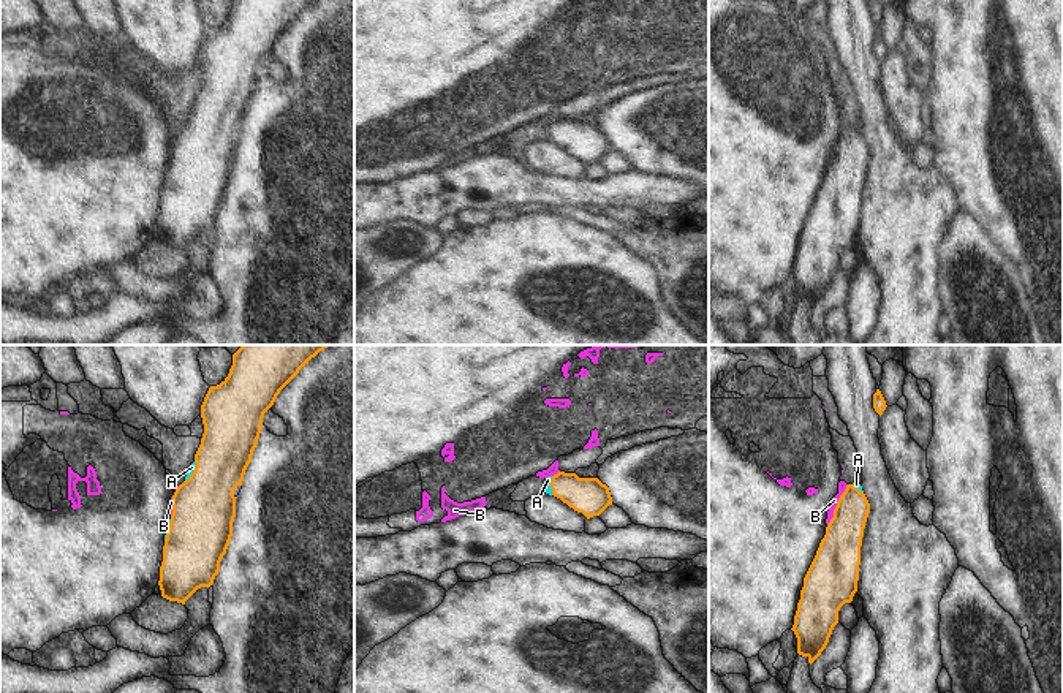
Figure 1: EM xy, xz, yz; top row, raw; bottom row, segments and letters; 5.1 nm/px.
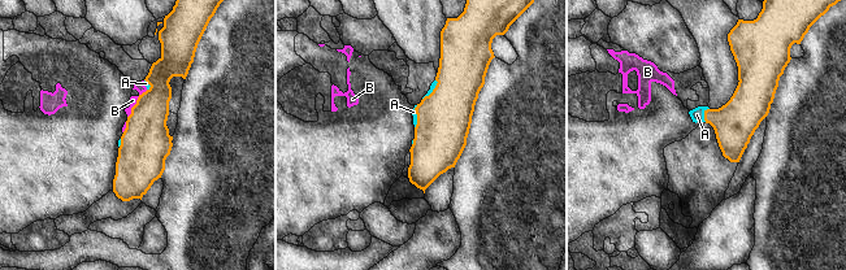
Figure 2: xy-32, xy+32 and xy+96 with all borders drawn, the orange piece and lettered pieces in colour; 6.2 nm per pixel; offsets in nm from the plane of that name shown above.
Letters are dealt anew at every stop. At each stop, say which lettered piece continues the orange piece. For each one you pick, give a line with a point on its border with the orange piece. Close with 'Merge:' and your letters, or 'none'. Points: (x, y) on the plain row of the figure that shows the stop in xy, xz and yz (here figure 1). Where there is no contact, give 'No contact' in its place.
A: Touches orange at xy (193, 117)
Merge: A

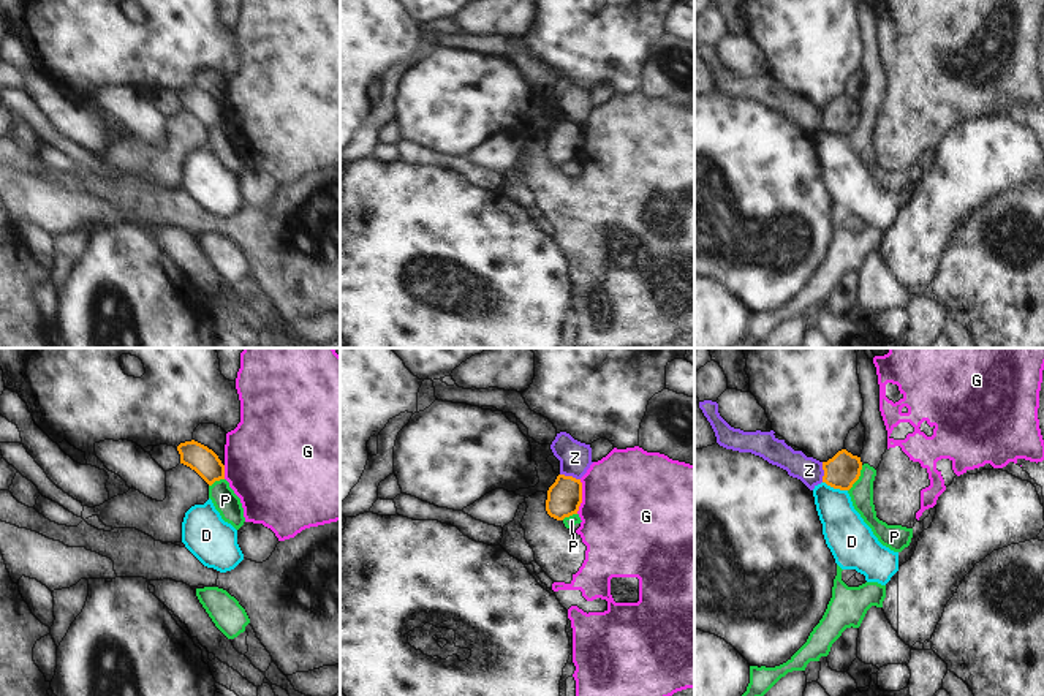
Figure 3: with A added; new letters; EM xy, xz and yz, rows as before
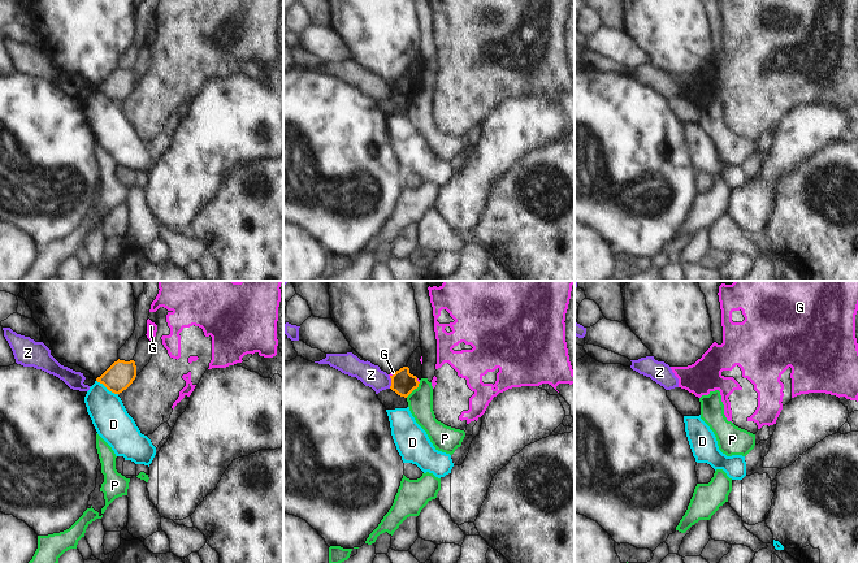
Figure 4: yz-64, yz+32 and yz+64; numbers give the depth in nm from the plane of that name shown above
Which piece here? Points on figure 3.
Merge: none

